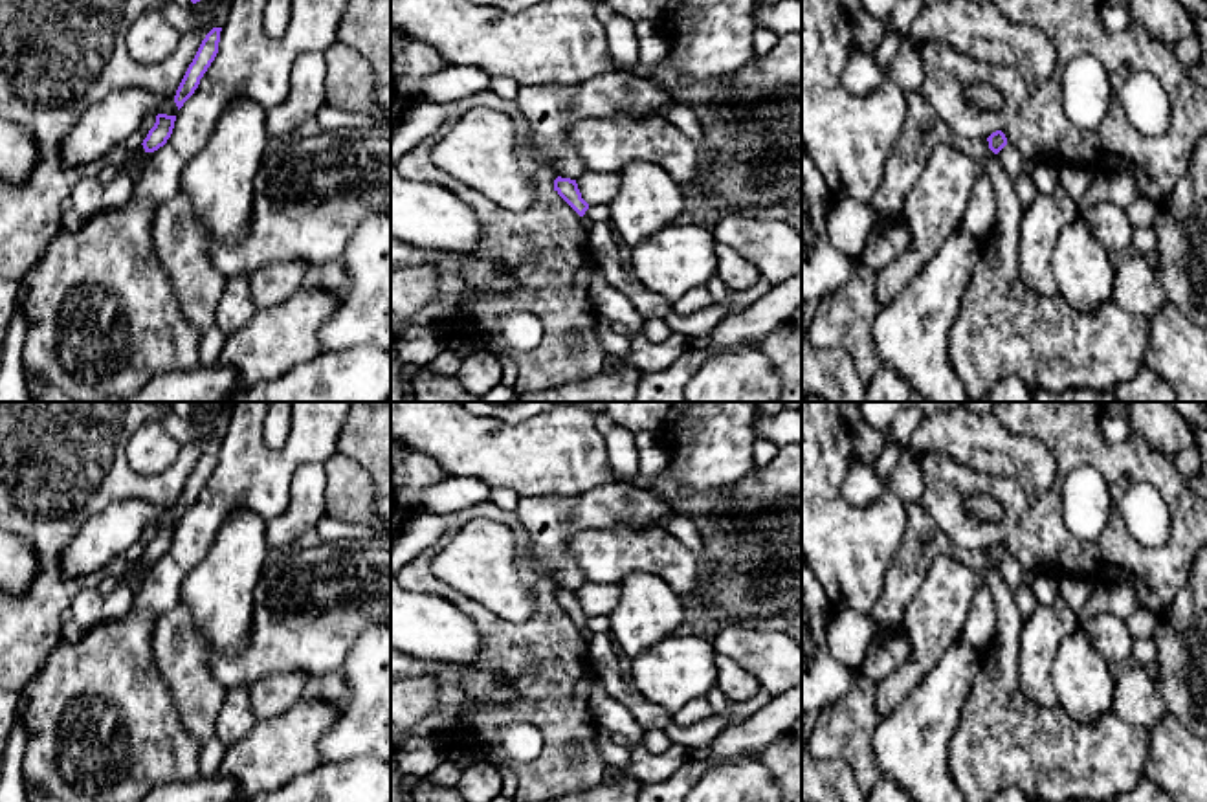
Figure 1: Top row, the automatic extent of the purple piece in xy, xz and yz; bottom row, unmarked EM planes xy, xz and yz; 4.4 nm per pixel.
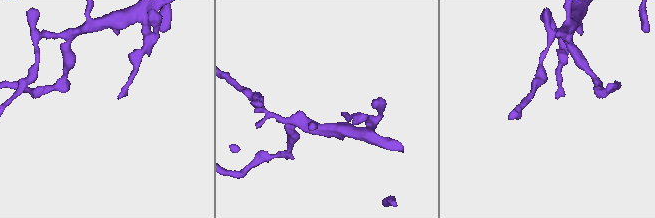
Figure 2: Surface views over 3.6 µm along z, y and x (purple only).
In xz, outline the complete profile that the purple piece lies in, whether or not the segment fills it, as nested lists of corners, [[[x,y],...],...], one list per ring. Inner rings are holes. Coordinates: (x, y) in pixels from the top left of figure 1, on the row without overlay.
[[[558,587],[554,591],[554,602],[580,626],[583,628],[589,615],[581,609],[576,591]]]

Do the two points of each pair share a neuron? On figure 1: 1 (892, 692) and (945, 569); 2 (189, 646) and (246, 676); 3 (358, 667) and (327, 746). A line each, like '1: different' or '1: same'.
1: same
2: different
3: same

